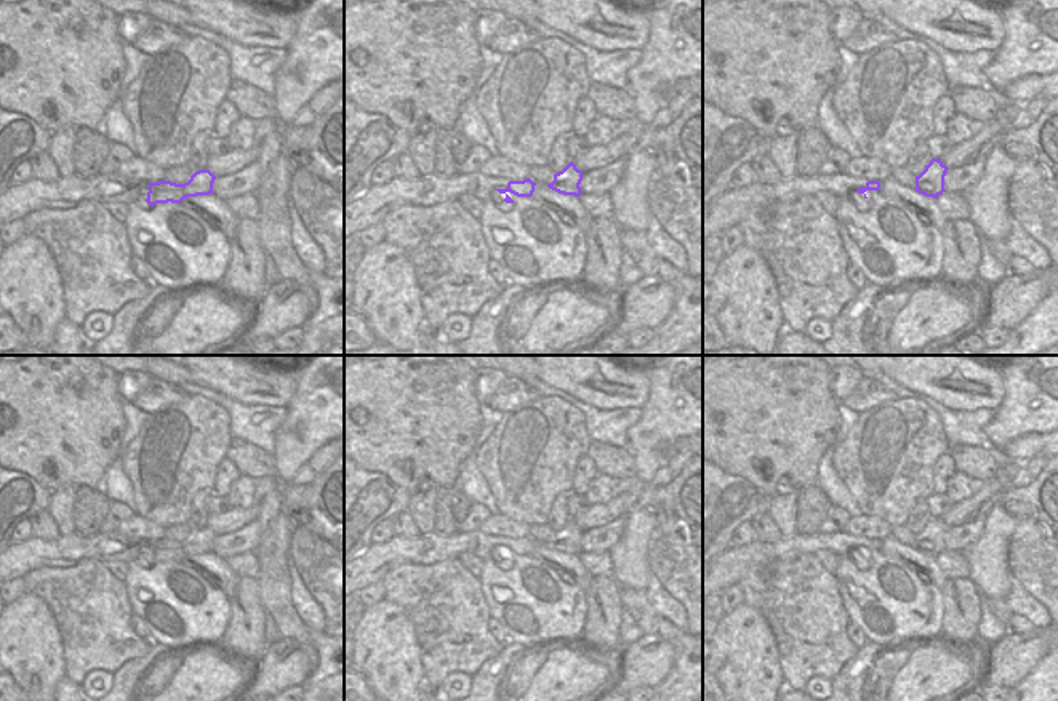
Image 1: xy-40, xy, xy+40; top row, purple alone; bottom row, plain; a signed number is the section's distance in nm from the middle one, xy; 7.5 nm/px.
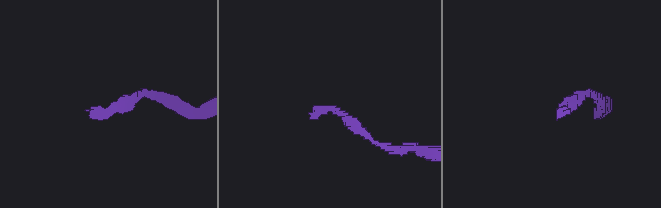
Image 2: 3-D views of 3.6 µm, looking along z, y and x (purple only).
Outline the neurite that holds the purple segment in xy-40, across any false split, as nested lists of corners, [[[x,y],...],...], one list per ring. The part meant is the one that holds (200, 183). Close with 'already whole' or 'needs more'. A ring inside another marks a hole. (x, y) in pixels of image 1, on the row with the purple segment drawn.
[[[210,170],[195,171],[184,184],[171,181],[142,182],[123,178],[118,173],[80,178],[77,174],[45,182],[32,178],[27,182],[11,184],[0,195],[0,227],[5,222],[24,219],[29,213],[43,208],[66,210],[83,202],[134,203],[146,200],[157,203],[181,203],[187,197],[213,194],[216,176]]]; needs more

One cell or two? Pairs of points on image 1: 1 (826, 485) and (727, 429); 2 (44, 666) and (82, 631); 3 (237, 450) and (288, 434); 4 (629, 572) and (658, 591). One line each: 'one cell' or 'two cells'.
1: two cells
2: two cells
3: two cells
4: two cells

